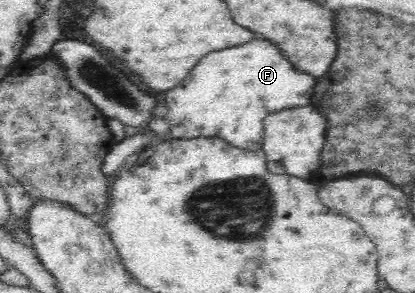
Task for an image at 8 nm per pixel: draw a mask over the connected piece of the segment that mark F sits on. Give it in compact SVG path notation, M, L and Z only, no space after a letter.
M258 37L226 50L216 50L212 54L206 54L198 60L198 64L188 72L188 76L172 88L168 94L164 94L164 102L168 114L164 116L170 138L198 138L198 136L216 136L229 145L238 146L242 150L260 150L262 148L262 120L280 110L292 109L310 104L313 94L315 78L309 74L298 72L282 53L269 41Z

